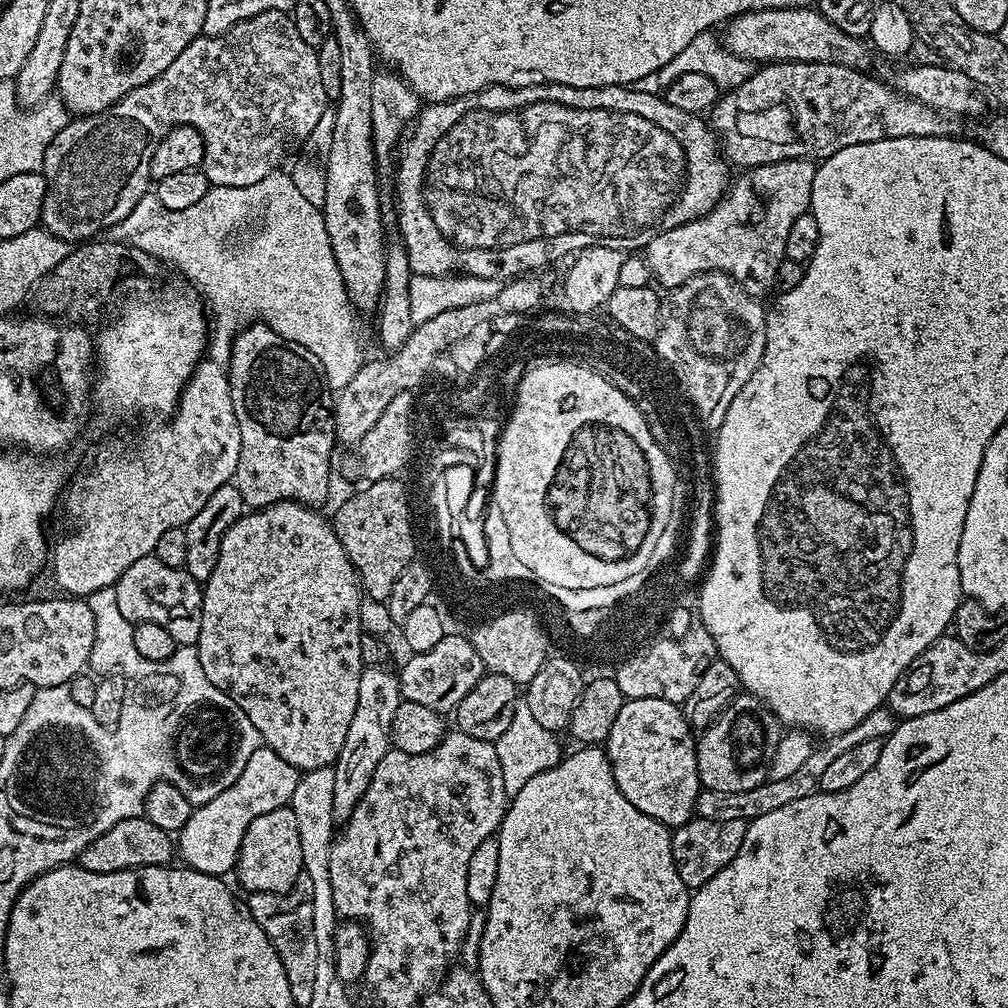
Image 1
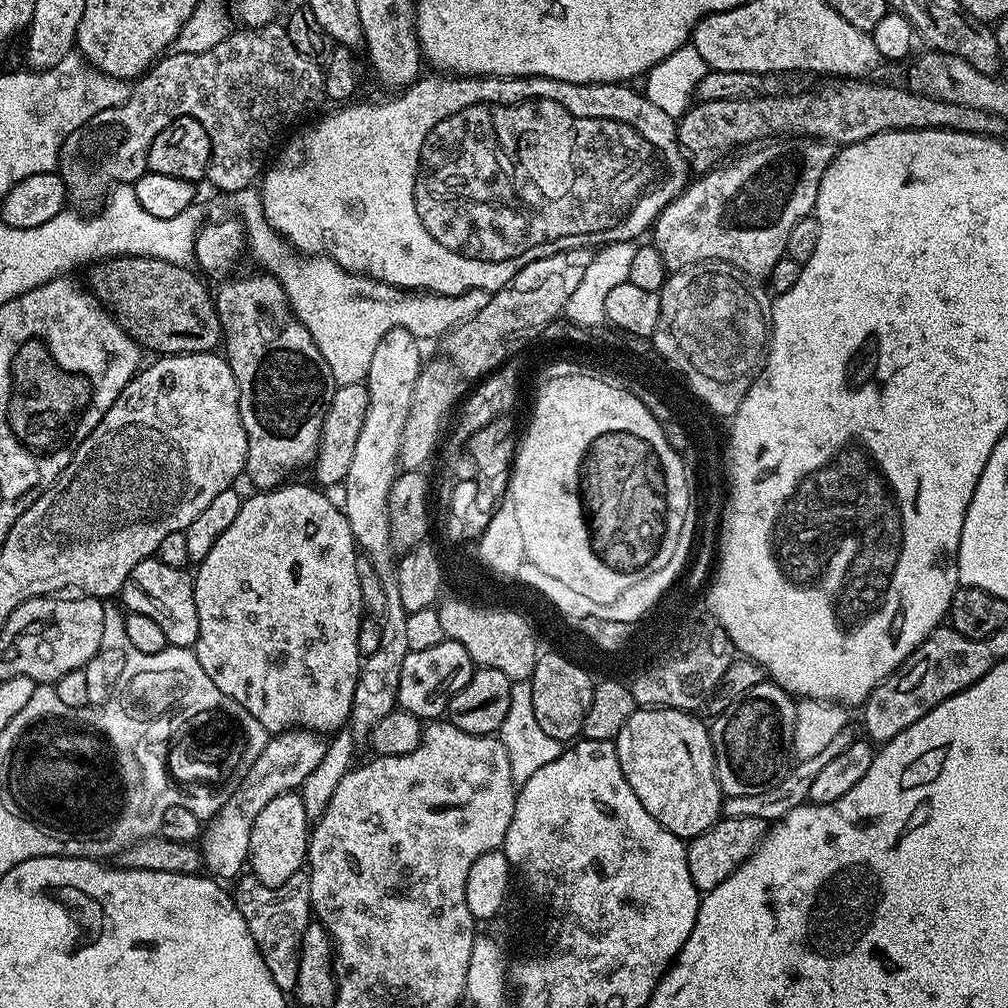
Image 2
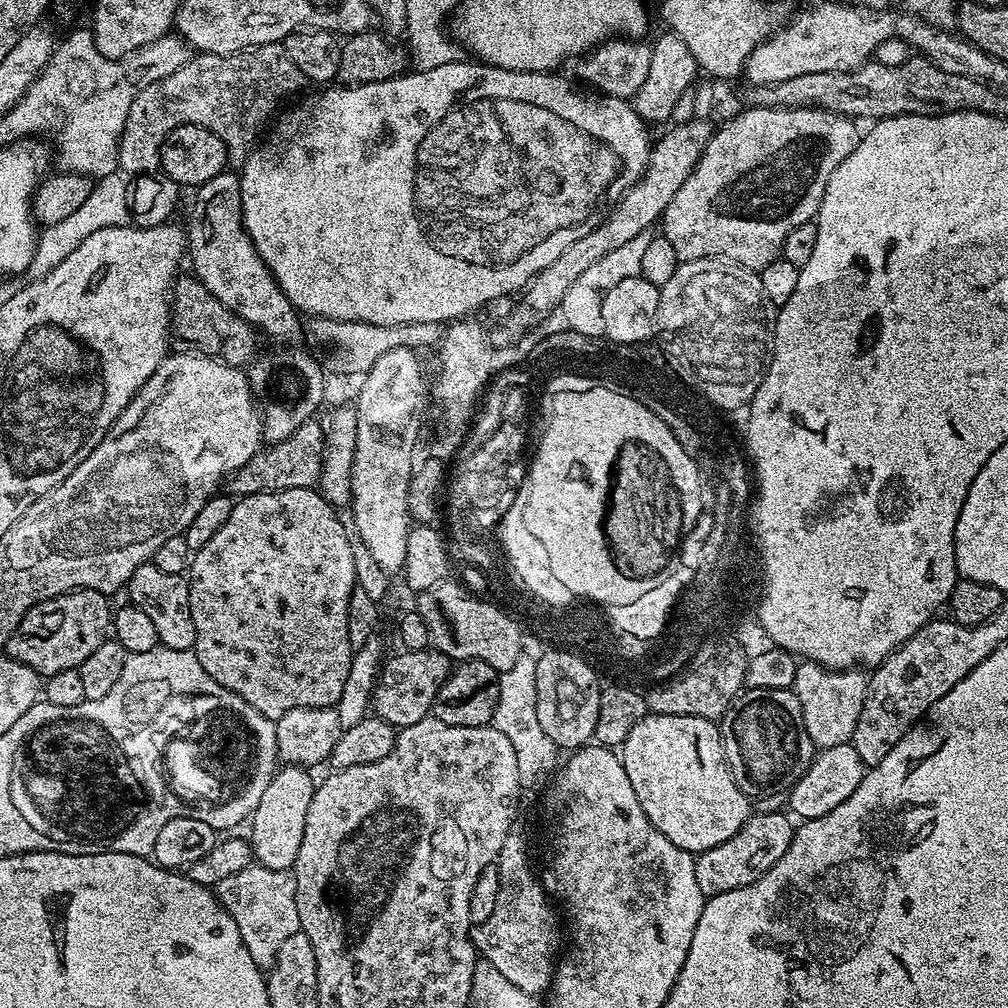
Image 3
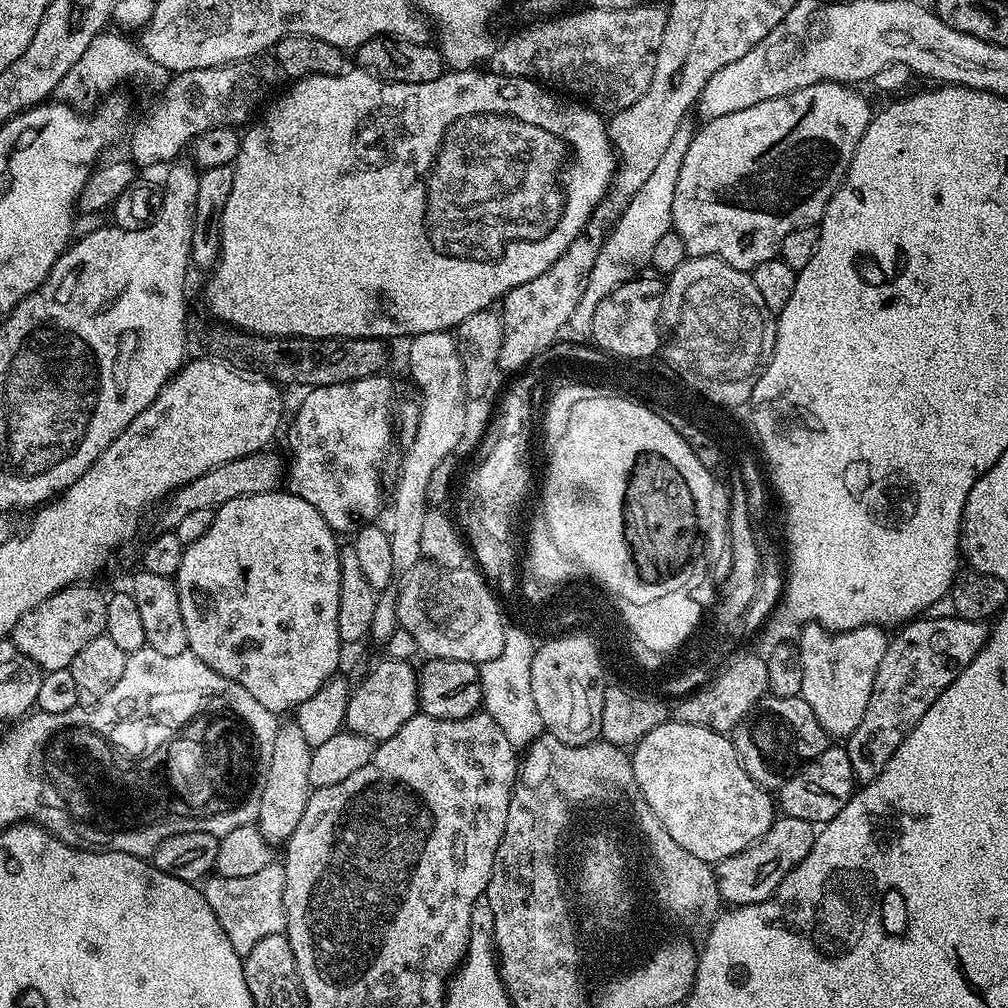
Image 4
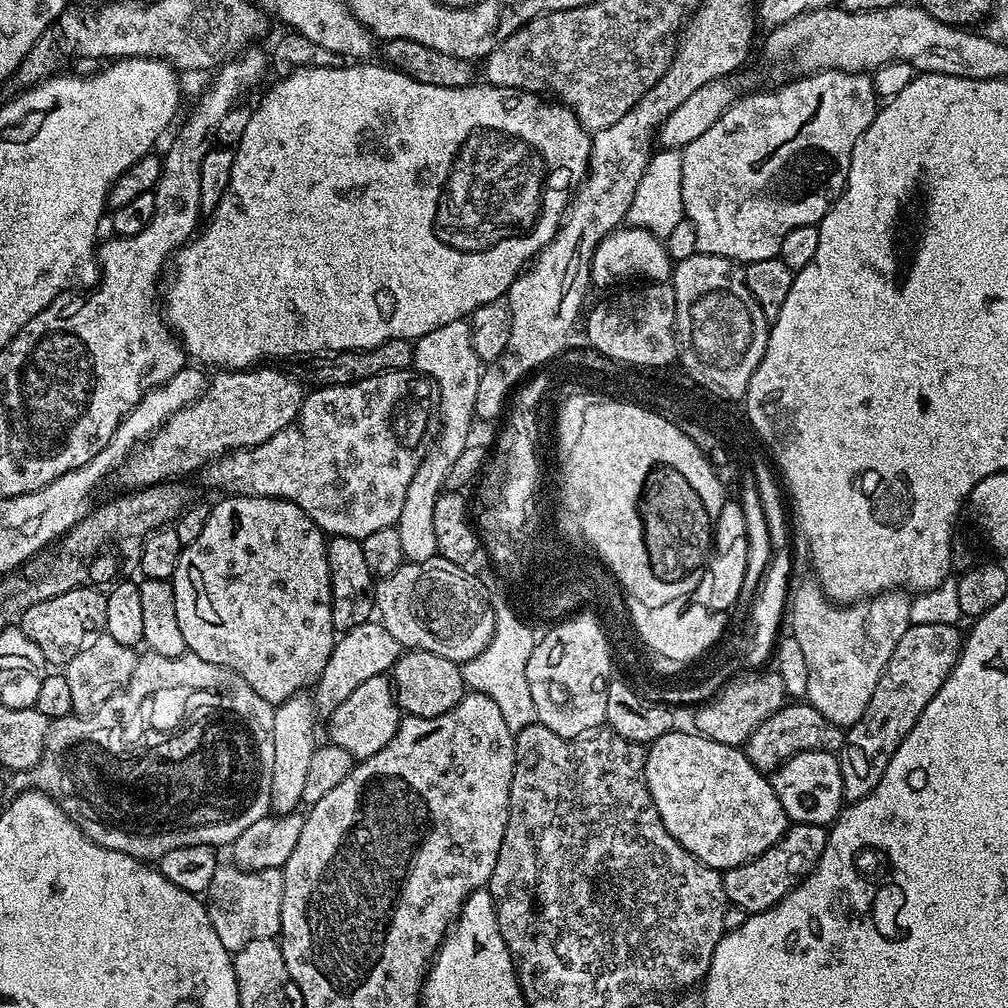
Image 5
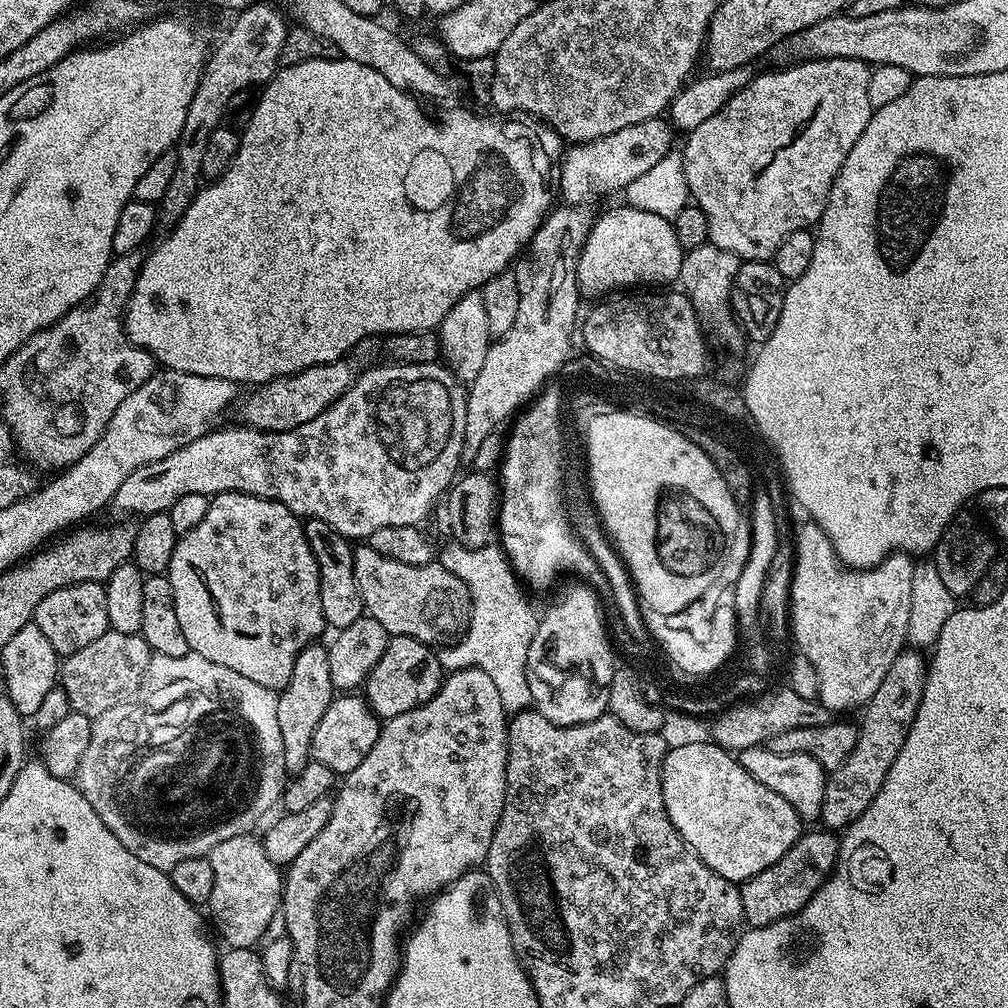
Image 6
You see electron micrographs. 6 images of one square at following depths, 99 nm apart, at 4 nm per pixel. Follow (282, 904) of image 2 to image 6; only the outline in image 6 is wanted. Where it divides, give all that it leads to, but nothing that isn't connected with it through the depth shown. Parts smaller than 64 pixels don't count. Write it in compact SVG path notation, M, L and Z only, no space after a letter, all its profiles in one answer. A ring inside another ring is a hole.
M249 834L229 838L207 855L210 870L214 870L214 890L210 890L206 908L212 911L212 920L228 948L259 945L269 935L271 920L282 908L284 876L281 869L270 862L263 843L254 837Z

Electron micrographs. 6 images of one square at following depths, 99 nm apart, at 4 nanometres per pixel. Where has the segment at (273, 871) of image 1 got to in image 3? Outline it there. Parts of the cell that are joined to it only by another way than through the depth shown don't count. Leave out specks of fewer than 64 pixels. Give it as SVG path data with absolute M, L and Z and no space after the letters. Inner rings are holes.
M284 766L272 775L270 786L262 793L262 800L252 812L250 825L252 825L252 855L255 863L261 864L270 870L289 871L298 858L298 846L302 846L302 830L306 830L306 810L310 810L310 798L316 792L316 784L312 780L313 773L309 769L299 766Z

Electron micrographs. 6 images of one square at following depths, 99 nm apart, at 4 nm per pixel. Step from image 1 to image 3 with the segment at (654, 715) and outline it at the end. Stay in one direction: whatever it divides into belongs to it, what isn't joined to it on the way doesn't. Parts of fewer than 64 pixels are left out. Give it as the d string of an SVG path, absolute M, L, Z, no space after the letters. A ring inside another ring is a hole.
M644 716L624 739L622 759L626 778L630 778L634 794L638 794L638 806L642 806L653 826L683 852L699 854L714 846L722 846L722 842L726 842L726 838L734 838L748 817L753 815L753 805L752 808L748 805L749 793L743 792L738 782L734 782L734 774L726 762L720 724L715 720L689 716Z

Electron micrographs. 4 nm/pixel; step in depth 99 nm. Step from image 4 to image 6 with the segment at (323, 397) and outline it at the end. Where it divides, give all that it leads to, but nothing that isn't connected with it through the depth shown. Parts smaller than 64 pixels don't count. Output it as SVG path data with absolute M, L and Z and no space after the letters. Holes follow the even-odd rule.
M388 362L385 365L385 368L380 368L381 366L369 368L367 372L364 372L356 379L350 386L350 390L346 390L346 394L342 394L329 408L322 410L322 414L318 414L318 418L310 418L310 422L302 422L302 426L298 426L294 430L263 432L261 428L247 426L239 426L240 428L217 427L215 430L205 433L202 438L198 438L181 448L174 449L169 456L162 458L158 462L138 466L138 470L134 470L134 474L130 474L130 478L126 478L126 482L122 482L122 486L118 486L114 508L117 508L120 512L140 512L139 514L149 516L155 512L167 512L170 506L174 506L174 502L178 502L178 498L183 498L186 494L202 494L211 498L223 492L241 492L258 498L277 500L298 517L330 522L330 526L334 526L334 530L338 530L338 534L348 537L349 541L352 542L363 541L370 534L374 534L374 530L382 530L382 526L419 525L422 522L420 520L424 519L428 511L435 506L436 499L439 496L441 499L448 489L452 487L458 473L461 471L460 464L462 465L464 454L468 394L465 385L456 376L455 371L443 363L402 364Z

